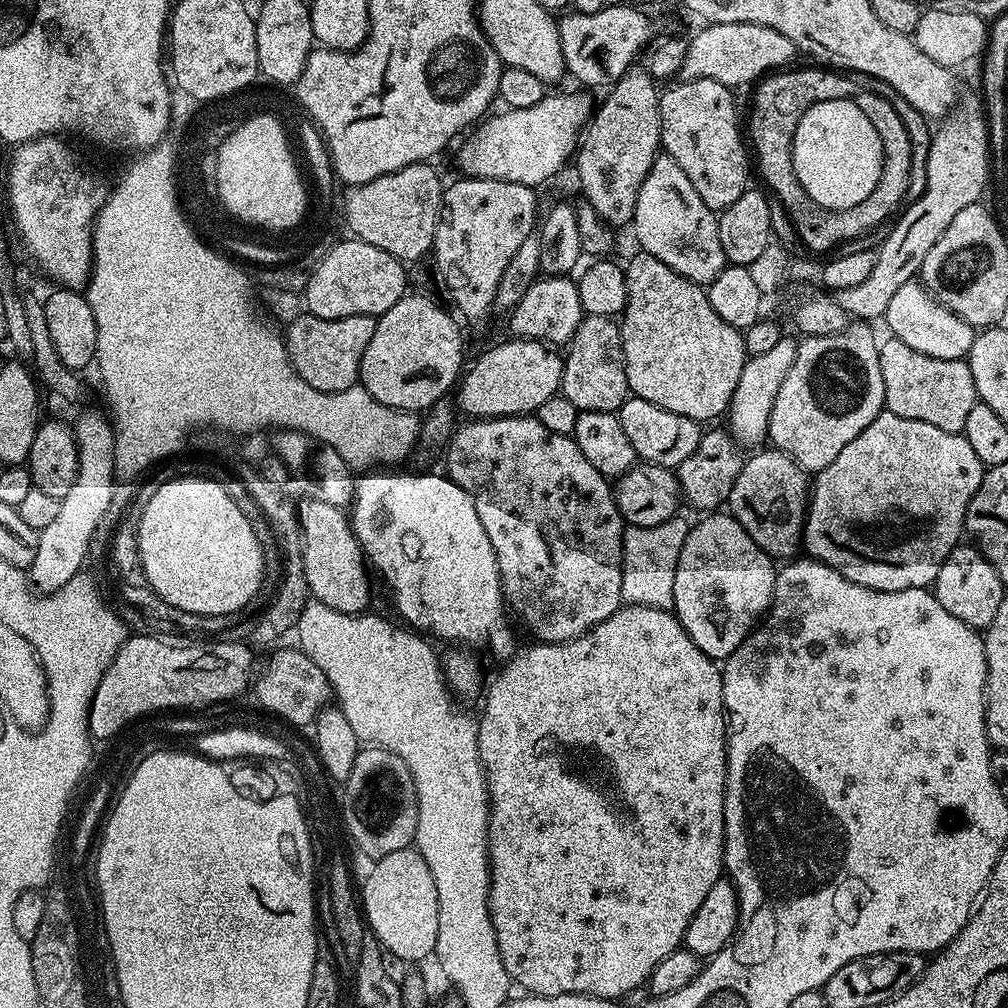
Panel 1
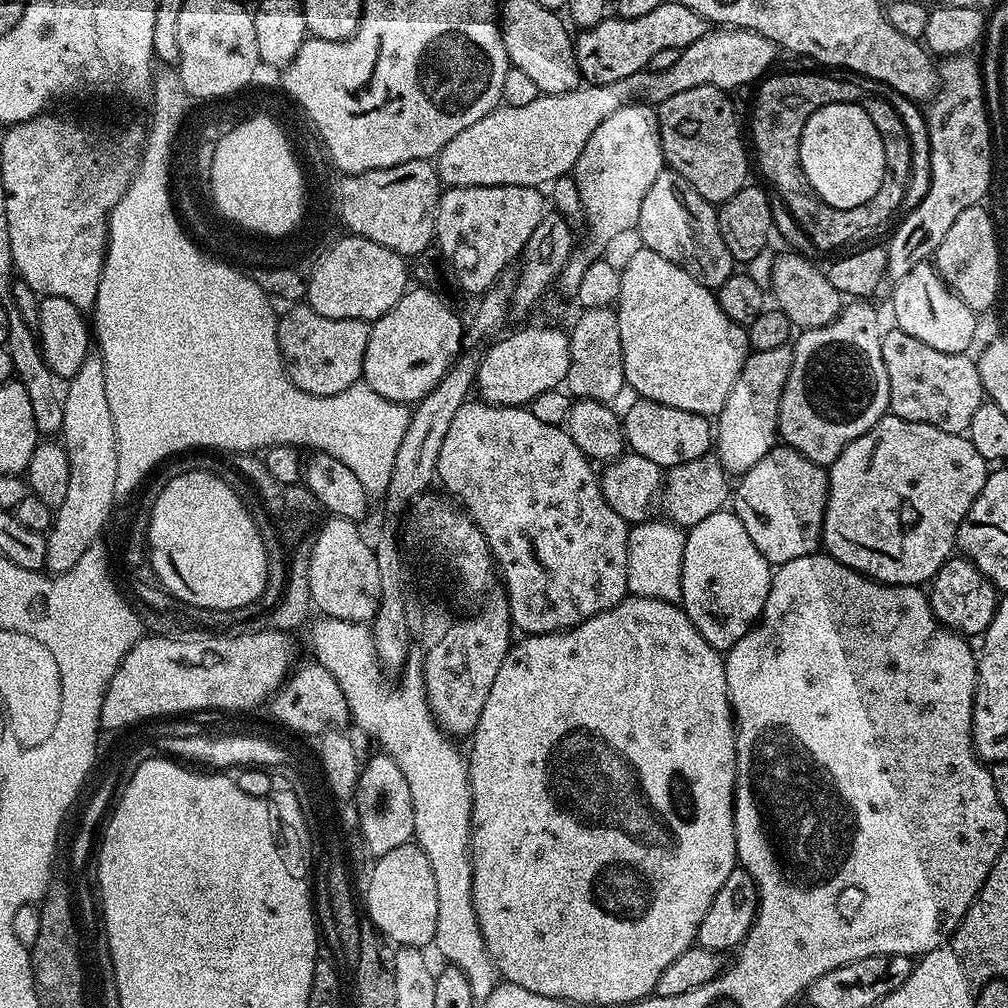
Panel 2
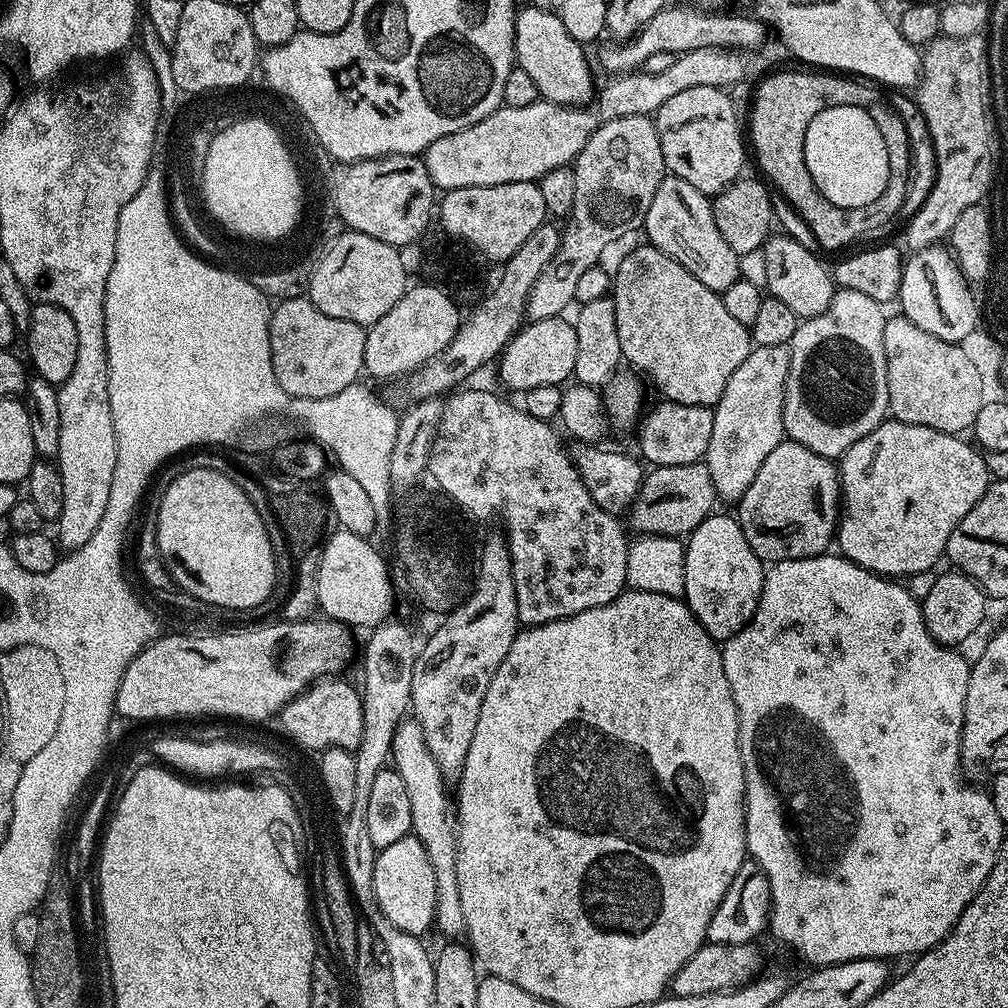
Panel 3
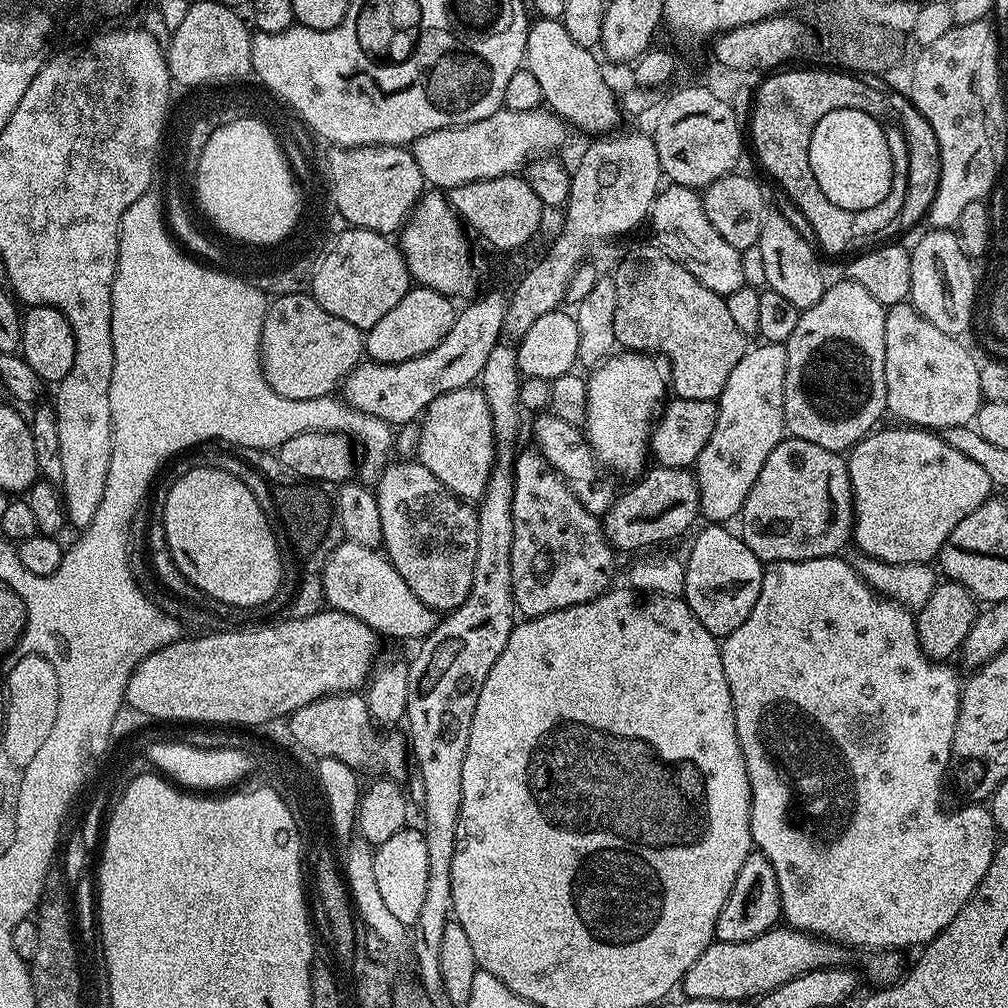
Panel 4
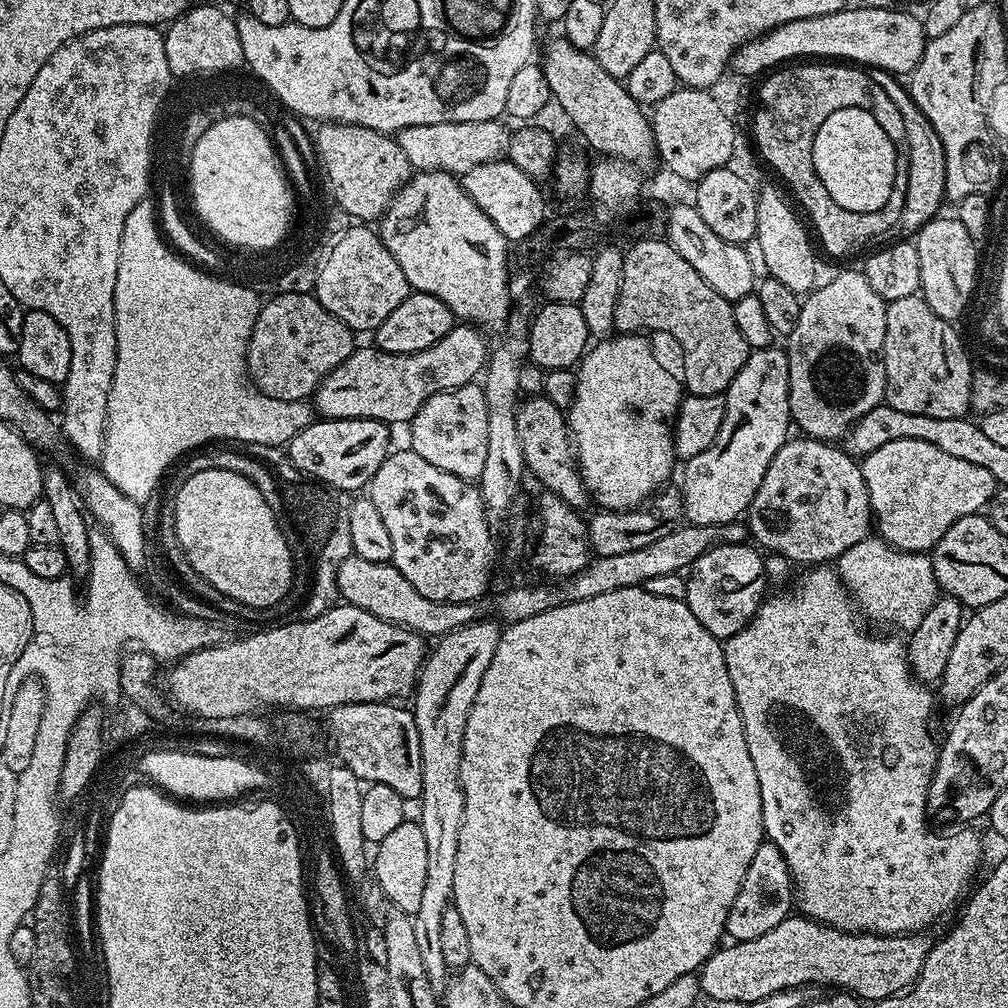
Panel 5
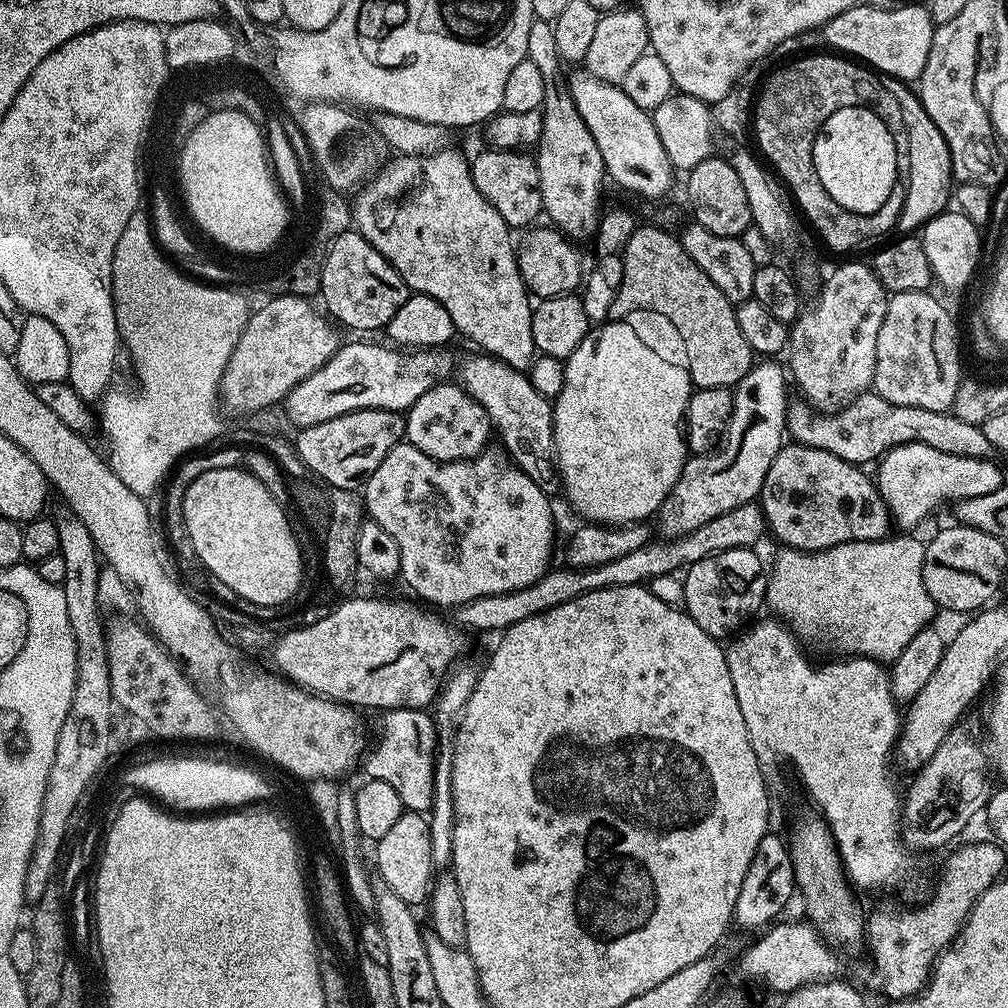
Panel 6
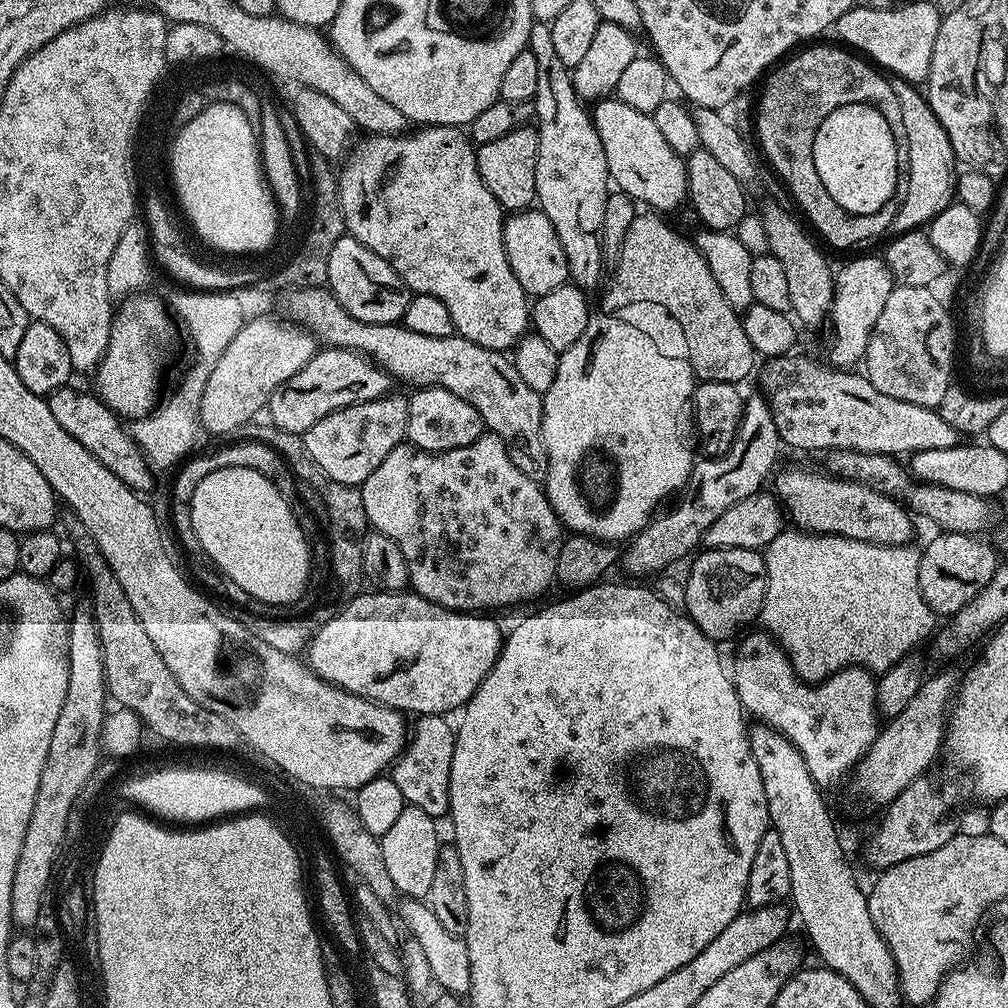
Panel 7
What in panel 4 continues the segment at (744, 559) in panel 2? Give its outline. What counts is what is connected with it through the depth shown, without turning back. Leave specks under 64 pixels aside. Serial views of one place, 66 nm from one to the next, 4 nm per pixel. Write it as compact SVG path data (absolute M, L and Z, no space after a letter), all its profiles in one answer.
M712 522L696 536L692 549L686 555L684 566L683 599L690 610L717 638L728 636L746 618L750 618L750 610L754 610L754 602L758 602L758 594L762 590L762 578L765 565L746 546L744 537L732 532L720 522Z

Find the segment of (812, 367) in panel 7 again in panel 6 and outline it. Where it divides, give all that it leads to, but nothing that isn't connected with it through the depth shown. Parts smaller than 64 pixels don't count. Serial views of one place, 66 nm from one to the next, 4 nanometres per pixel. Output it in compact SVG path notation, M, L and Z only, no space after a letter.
M875 391L863 392L852 403L835 414L817 412L803 399L796 398L788 405L786 432L797 444L826 450L838 458L857 466L879 461L891 448L903 444L925 444L942 450L942 454L958 454L962 458L989 459L994 449L987 440L983 427L953 416L951 411L918 410L912 406L894 406Z

